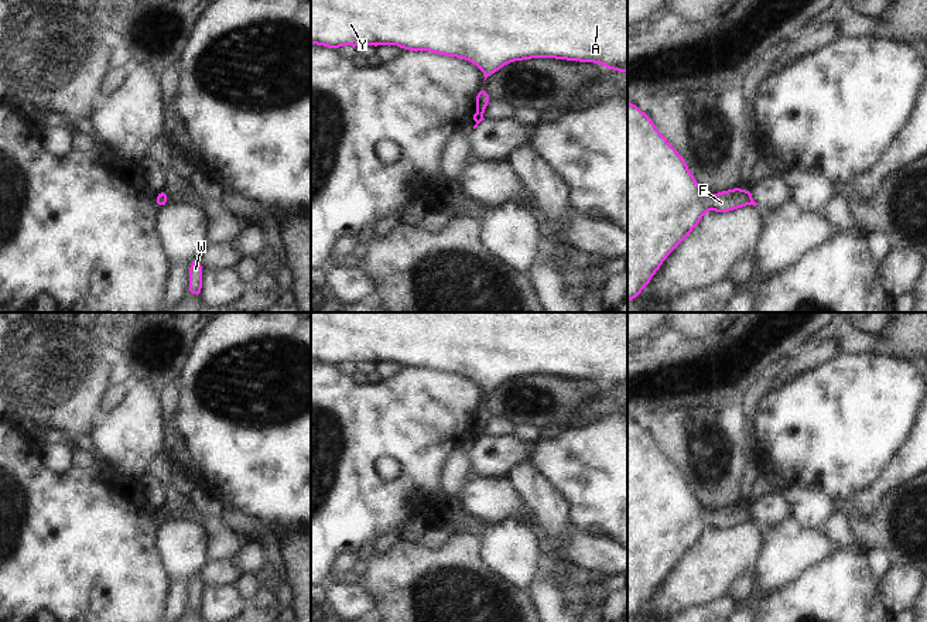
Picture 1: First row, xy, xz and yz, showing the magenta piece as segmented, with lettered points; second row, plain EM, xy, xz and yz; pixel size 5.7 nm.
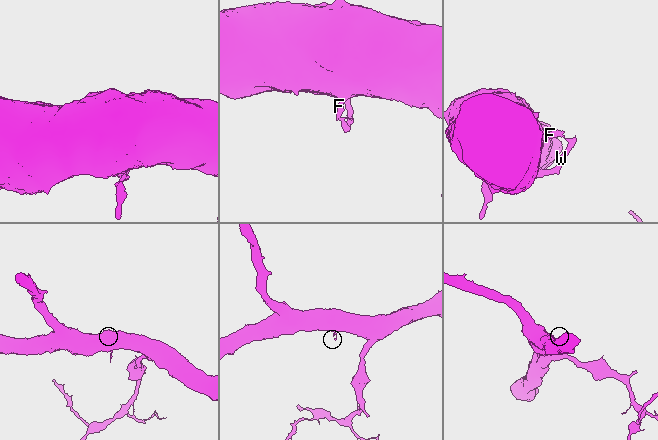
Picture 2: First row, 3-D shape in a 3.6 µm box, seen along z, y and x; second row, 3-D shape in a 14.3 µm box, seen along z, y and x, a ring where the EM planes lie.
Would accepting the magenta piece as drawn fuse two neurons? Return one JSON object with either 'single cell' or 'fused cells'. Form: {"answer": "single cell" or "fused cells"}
{"answer": "fused cells"}

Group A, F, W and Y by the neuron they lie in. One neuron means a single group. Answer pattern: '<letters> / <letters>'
A F Y / W

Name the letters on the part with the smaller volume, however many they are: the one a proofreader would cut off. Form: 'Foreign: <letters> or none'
Foreign: W

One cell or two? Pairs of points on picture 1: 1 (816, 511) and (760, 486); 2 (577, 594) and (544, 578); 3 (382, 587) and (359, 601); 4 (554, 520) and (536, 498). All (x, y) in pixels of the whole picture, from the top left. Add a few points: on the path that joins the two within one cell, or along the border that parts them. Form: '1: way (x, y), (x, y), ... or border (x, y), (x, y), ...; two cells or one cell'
1: way (801, 499), (783, 486), (775, 486); one cell
2: border (554, 566), (571, 607); two cells
3: border (361, 584), (378, 607); two cells
4: way (553, 515), (541, 503); one cell

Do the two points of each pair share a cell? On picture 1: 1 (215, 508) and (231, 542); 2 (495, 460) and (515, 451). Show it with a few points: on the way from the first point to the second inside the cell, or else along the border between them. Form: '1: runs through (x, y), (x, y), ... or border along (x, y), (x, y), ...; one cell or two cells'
1: runs through (215, 516), (215, 526), (222, 533); one cell
2: runs through (499, 455), (510, 453); one cell

